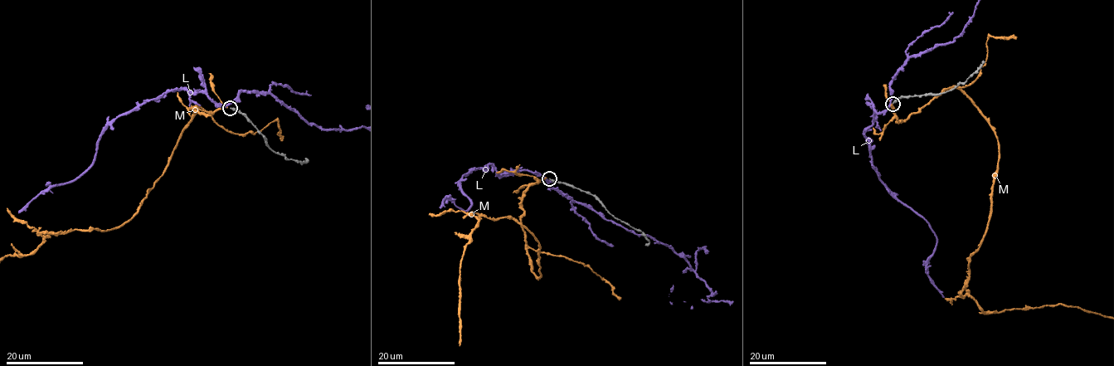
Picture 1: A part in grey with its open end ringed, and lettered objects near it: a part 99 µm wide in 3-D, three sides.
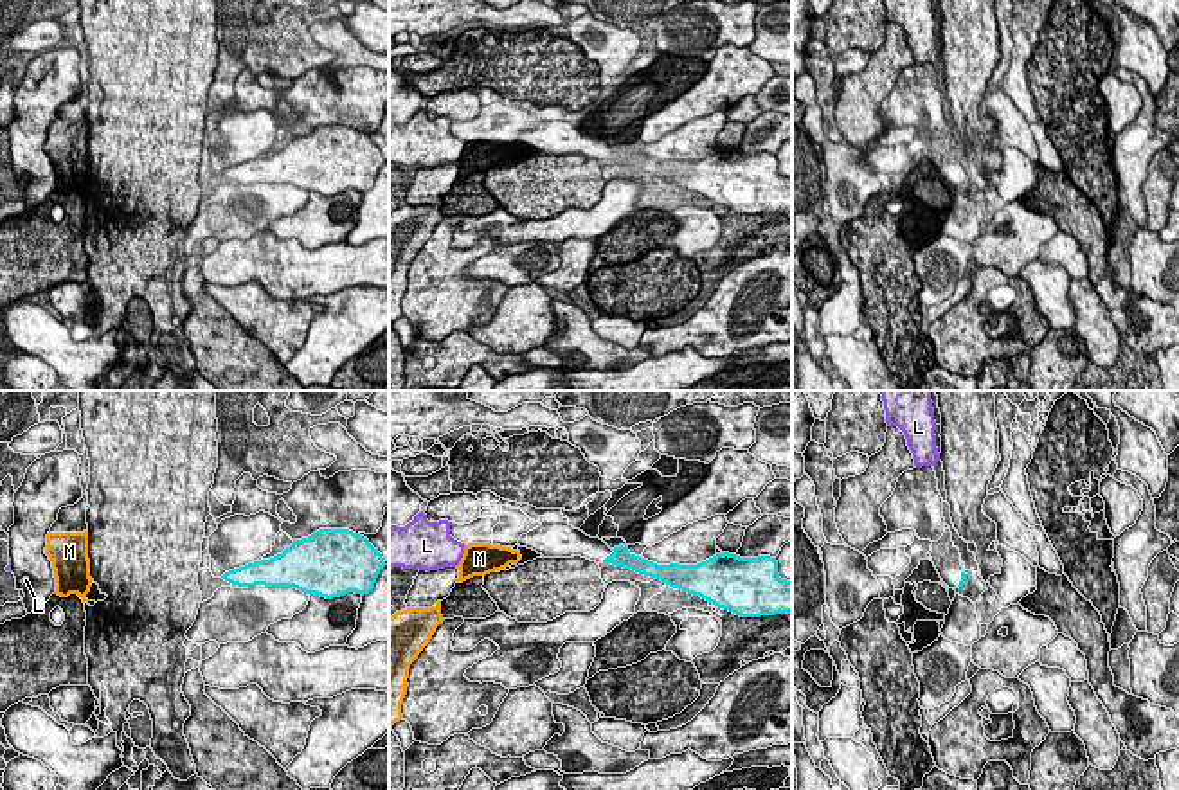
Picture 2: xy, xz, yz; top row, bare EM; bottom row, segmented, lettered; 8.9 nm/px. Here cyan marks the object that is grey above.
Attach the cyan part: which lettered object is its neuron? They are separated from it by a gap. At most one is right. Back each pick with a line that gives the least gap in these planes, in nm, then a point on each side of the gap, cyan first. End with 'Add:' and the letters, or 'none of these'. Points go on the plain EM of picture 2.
Add: none of these

